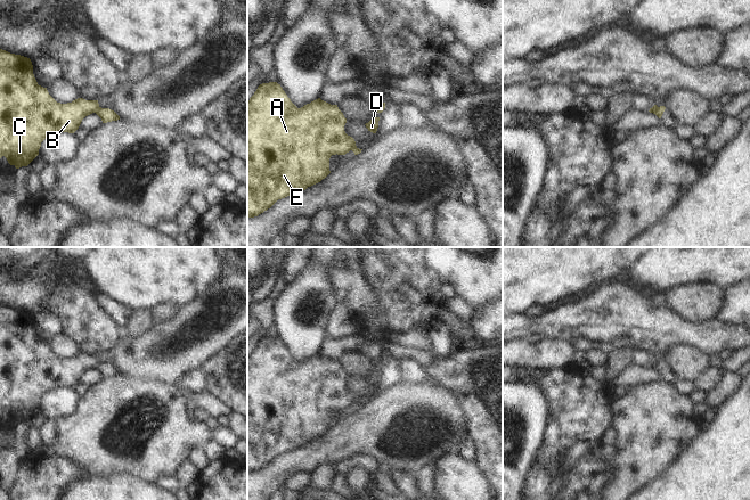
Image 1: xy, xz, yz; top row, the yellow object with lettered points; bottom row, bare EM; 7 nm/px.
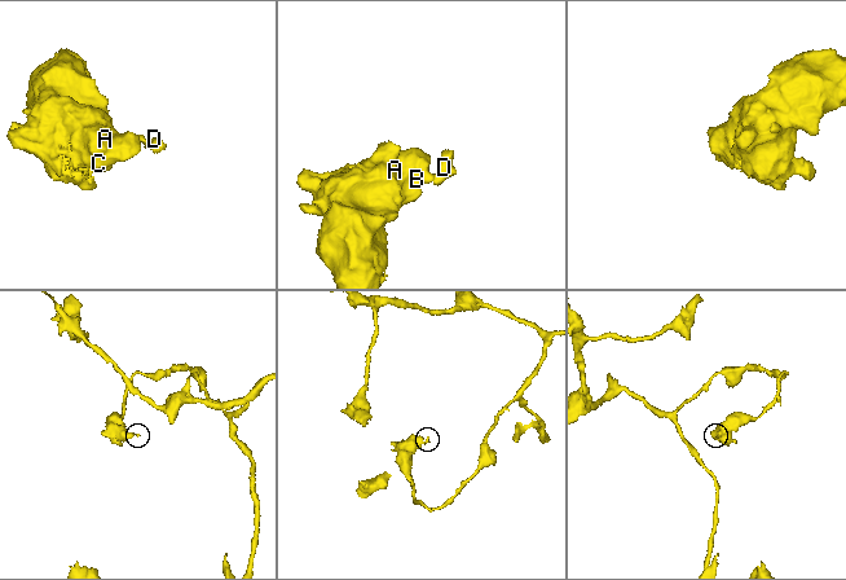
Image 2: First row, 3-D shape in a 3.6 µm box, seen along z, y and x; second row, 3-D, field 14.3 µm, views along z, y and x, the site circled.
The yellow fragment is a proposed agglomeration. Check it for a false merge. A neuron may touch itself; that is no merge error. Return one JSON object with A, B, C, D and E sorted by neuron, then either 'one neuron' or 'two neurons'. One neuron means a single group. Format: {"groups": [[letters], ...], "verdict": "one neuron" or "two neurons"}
{"groups": [["A", "B", "C", "E"], ["D"]], "verdict": "two neurons"}

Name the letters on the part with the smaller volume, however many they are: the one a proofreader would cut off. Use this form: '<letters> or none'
D

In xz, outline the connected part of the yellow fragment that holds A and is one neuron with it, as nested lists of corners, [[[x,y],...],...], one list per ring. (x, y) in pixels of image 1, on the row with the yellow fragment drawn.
[[[277,82],[262,83],[247,101],[247,218],[254,218],[270,208],[278,199],[305,190],[329,173],[332,155],[345,155],[356,146],[344,131],[347,118],[337,105],[320,98],[297,108]]]

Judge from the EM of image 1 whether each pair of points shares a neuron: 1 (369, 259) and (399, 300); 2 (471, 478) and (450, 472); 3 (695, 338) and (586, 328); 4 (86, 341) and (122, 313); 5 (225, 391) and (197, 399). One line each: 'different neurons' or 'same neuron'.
1: same neuron
2: same neuron
3: same neuron
4: different neurons
5: different neurons

